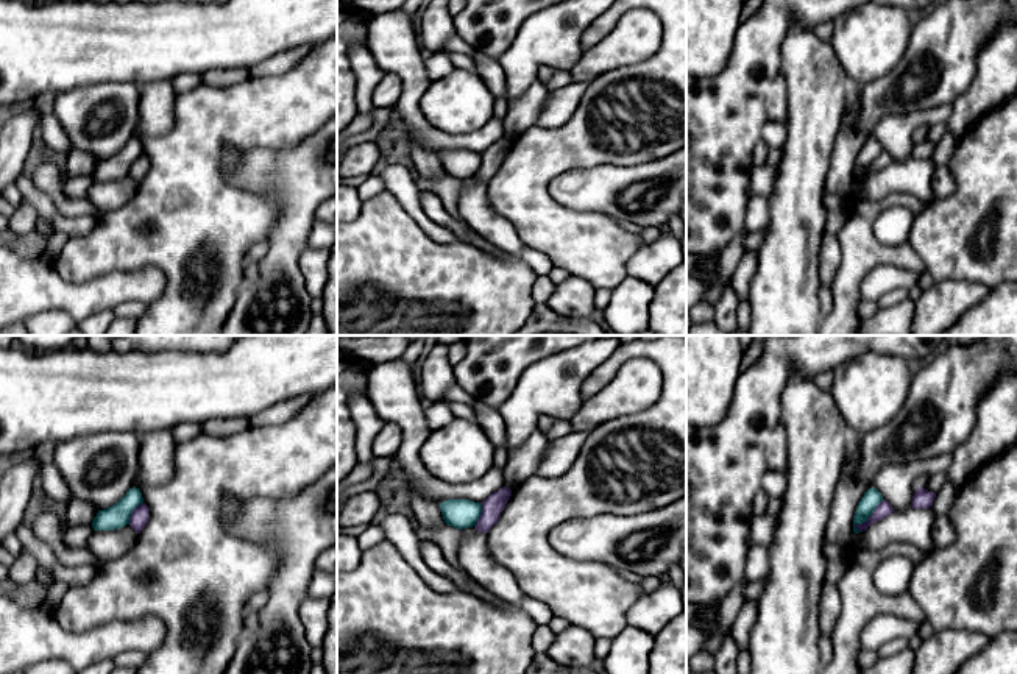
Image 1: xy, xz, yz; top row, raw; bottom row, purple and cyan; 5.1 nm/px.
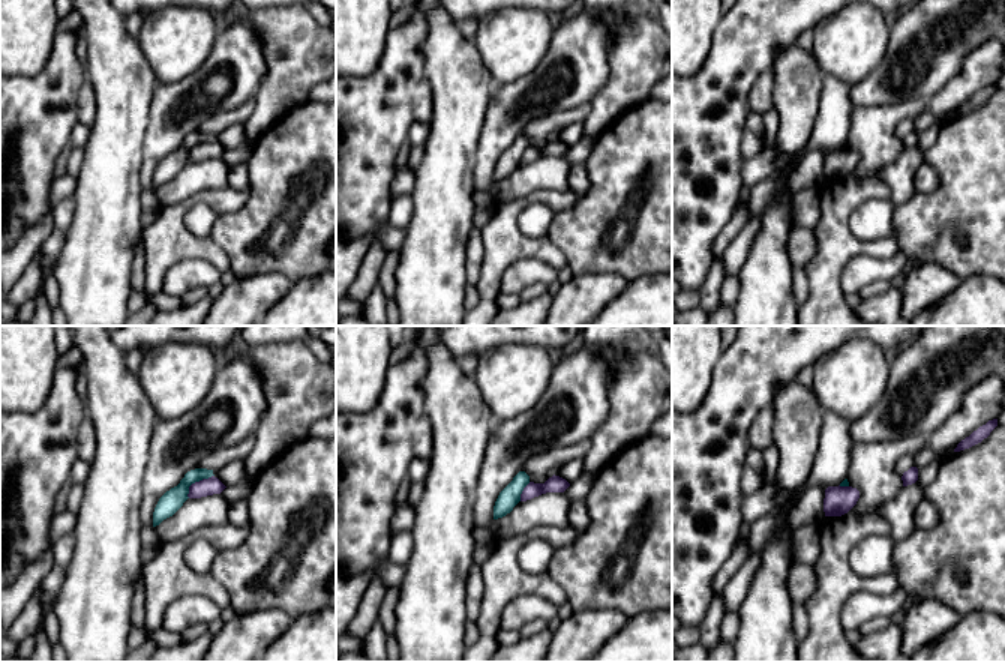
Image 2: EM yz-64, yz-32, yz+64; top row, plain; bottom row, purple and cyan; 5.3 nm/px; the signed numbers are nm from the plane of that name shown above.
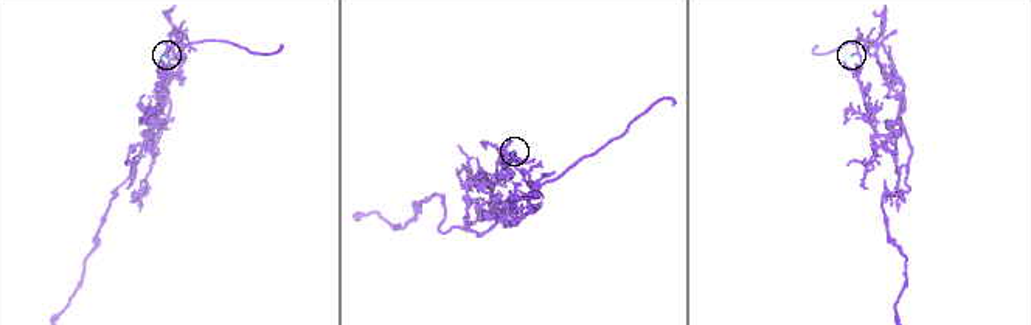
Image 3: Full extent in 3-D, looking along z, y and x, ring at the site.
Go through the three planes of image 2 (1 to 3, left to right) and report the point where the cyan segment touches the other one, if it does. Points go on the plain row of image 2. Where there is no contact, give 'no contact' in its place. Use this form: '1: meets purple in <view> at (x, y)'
1: meets purple in yz-64 at (197, 146)
2: meets purple in yz-32 at (522, 155)
3: meets purple in yz+64 at (843, 150)

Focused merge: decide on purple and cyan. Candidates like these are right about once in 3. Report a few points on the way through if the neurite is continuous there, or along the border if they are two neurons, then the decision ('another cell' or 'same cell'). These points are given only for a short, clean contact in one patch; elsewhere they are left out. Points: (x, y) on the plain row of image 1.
border along yz (882, 150), (874, 163), (855, 177), (857, 183); another cell

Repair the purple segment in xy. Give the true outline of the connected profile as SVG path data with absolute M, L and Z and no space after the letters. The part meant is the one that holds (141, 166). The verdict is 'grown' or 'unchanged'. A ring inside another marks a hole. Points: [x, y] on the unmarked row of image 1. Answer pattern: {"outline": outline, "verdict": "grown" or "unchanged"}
{"outline": "M142 153L140 156L137 156L131 167L129 167L129 176L140 184L140 181L145 178L145 175L150 170L150 159L145 153Z", "verdict": "unchanged"}

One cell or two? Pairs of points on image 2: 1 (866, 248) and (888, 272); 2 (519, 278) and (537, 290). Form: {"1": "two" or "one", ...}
{"1": "two", "2": "two"}

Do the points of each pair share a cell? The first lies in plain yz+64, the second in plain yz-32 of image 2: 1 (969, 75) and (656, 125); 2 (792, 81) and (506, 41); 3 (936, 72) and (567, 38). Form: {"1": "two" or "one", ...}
{"1": "two", "2": "two", "3": "one"}

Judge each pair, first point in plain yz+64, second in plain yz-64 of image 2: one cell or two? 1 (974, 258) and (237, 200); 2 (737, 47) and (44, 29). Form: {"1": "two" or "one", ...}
{"1": "two", "2": "two"}

